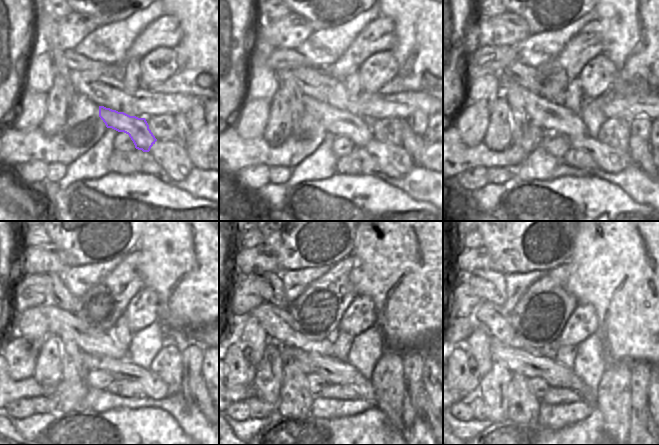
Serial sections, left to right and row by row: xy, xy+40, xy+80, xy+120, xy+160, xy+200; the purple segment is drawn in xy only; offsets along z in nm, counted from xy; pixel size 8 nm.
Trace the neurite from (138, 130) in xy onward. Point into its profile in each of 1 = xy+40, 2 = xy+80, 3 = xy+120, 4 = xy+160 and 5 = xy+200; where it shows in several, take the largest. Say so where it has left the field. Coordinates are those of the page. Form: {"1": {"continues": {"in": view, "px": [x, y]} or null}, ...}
{"1": {"continues": {"in": "xy+40", "px": [339, 122]}}, "2": {"continues": {"in": "xy+80", "px": [554, 119]}}, "3": {"continues": {"in": "xy+120", "px": [64, 323]}}, "4": {"continues": {"in": "xy+160", "px": [277, 323]}}, "5": {"continues": {"in": "xy+200", "px": [493, 318]}}}

